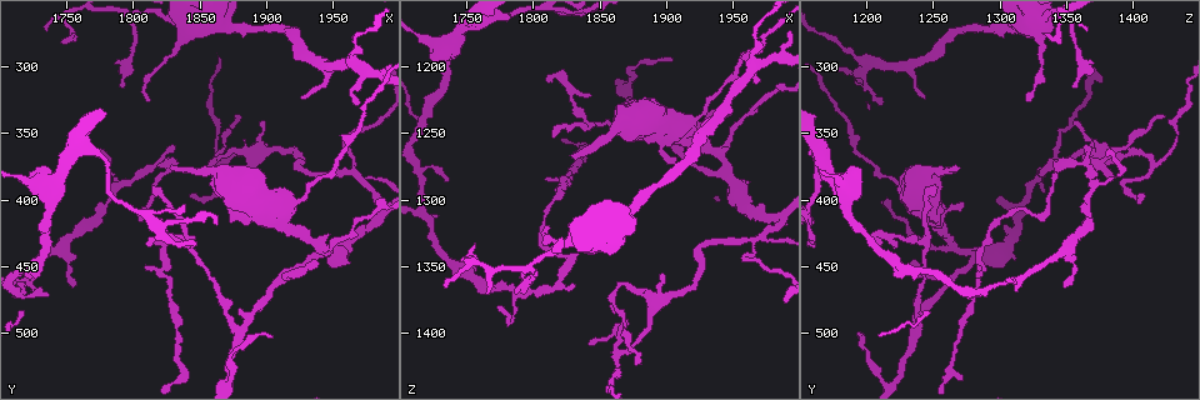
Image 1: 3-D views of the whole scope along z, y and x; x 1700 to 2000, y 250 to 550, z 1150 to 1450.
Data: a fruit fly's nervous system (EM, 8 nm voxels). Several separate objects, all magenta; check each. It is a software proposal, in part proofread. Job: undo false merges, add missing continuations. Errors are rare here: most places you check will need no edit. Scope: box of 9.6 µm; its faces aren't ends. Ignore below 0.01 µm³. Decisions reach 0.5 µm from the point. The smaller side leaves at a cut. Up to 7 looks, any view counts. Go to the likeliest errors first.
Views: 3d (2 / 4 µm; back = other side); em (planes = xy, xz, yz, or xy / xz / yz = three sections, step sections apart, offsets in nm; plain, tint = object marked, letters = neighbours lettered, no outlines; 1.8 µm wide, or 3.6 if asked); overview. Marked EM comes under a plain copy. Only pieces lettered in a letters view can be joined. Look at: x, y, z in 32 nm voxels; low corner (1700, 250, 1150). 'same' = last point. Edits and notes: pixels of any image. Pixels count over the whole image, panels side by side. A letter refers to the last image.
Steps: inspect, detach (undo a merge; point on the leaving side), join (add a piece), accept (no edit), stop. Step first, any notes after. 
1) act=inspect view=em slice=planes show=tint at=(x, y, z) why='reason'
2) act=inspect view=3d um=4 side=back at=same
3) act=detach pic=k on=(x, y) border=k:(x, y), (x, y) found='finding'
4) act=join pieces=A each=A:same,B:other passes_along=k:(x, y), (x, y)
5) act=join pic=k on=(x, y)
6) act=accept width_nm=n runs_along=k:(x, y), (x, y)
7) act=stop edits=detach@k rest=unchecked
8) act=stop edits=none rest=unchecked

act=inspect view=em slice=planes show=letters at=(1966, 380, 1328) why='looks like a crossing'

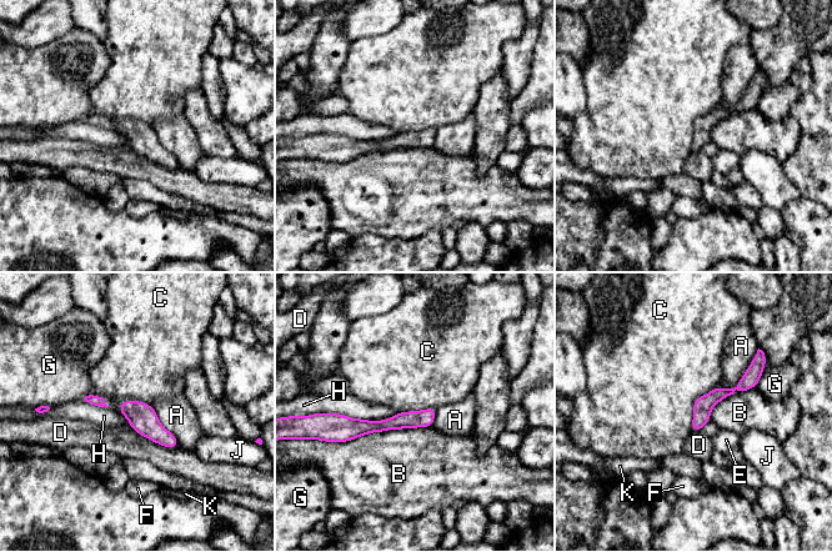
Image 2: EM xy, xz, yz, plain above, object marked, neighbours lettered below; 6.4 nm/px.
act=accept each=A:other,B:other,C:other,D:other,E:other,F:other,G:other,H:other,J:other,K:other found='all the same neuron'

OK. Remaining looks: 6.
act=inspect view=3d um=2 at=(1942, 440, 1274) why='small branch off a trunk'

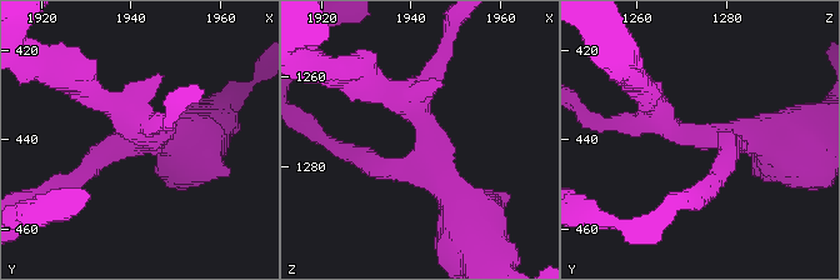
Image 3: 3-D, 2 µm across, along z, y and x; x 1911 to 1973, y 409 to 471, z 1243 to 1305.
act=inspect view=em um=3.6 slice=planes show=letters at=(1944, 438, 1275) arms=4 why='need the tissue'

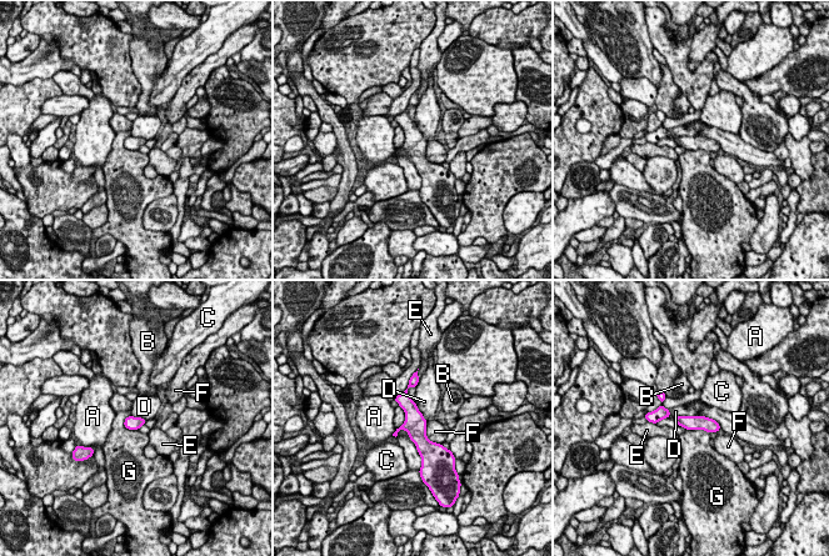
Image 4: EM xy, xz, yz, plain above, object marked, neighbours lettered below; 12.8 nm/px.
act=accept each=A:other,B:other,C:other,D:other,E:other,F:other,G:other border=4:(668, 409), (672, 417), (698, 414) found='all the same neuron'

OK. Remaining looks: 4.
act=inspect view=em um=3.6 slice=xz step=8 show=letters at=(1878, 336, 1422) why='end of a long branch'

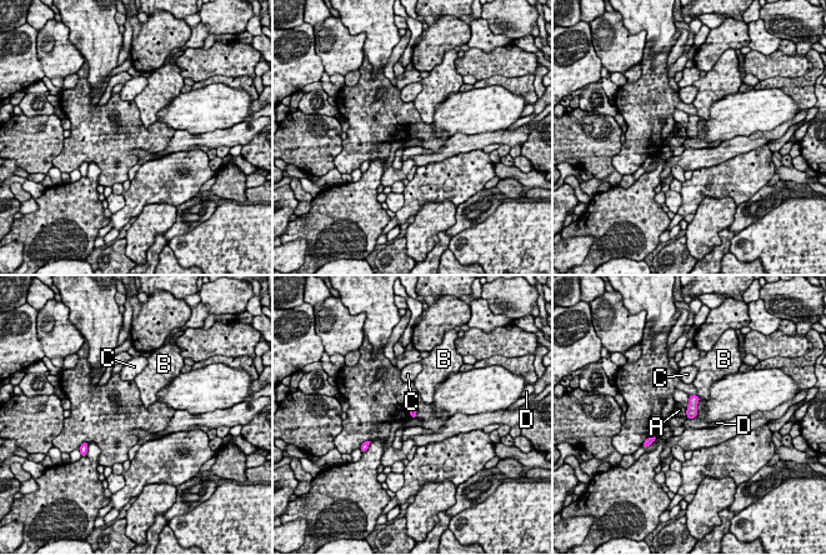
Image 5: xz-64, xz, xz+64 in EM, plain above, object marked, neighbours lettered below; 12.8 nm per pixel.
act=inspect view=em um=3.6 slice=planes show=letters at=same why='cut it another way'

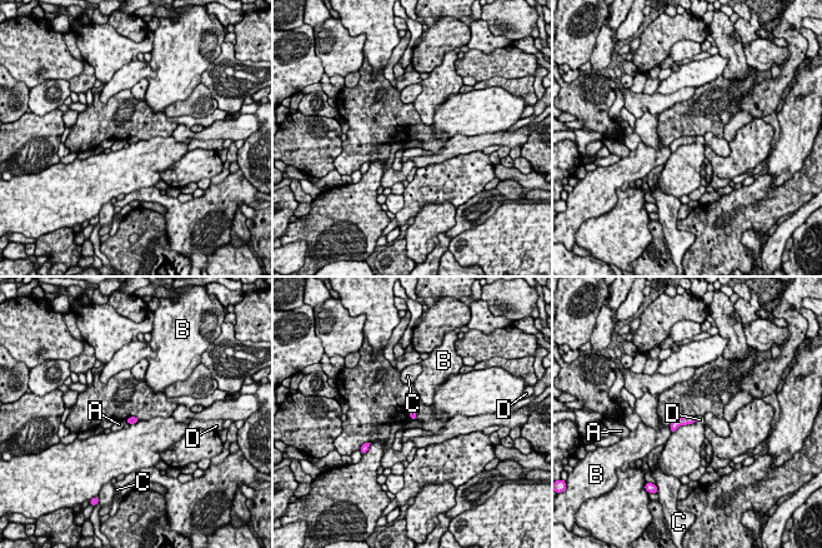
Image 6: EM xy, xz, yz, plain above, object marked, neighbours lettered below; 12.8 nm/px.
act=accept width_nm=100 each=A:other,B:other,C:other,D:other border=6:(695, 417), (697, 421) found='no lettered piece goes on from it'

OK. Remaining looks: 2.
act=stop edits=none rest=unchecked

